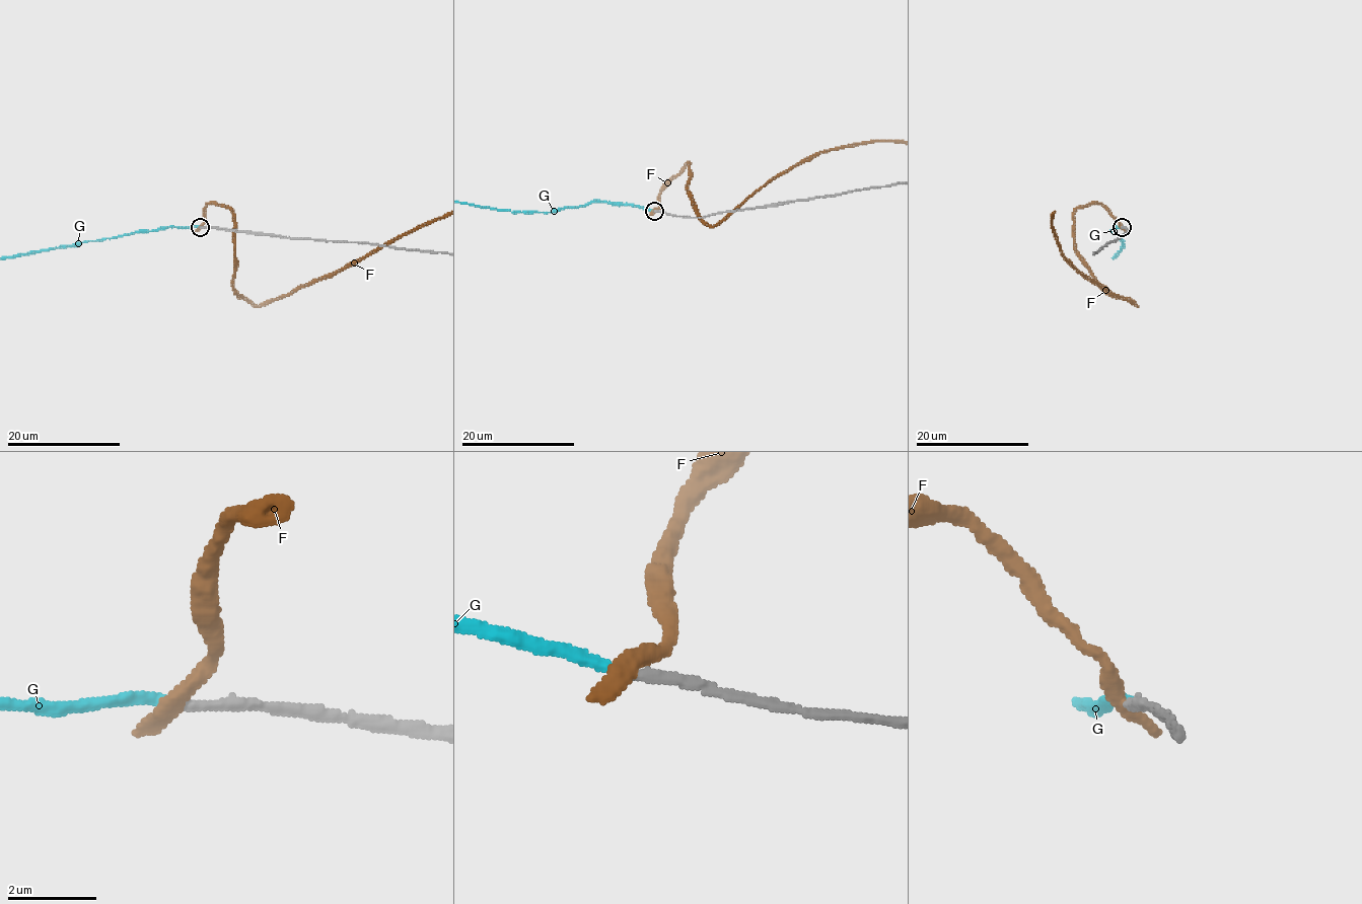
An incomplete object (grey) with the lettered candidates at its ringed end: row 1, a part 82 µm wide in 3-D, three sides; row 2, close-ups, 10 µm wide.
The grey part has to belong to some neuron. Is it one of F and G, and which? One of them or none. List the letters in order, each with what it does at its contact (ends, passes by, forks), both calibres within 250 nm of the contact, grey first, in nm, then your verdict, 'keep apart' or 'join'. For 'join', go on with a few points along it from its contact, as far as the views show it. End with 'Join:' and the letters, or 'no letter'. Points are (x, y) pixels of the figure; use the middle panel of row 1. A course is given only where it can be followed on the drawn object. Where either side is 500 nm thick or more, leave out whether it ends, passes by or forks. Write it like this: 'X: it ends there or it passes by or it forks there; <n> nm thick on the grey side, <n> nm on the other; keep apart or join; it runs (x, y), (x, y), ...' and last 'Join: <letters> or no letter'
F: it passes by; 260 nm thick on the grey side, 360 nm on the other; keep apart
G: it ends there; 240 nm thick on the grey side, 240 nm on the other; join
Join: G

